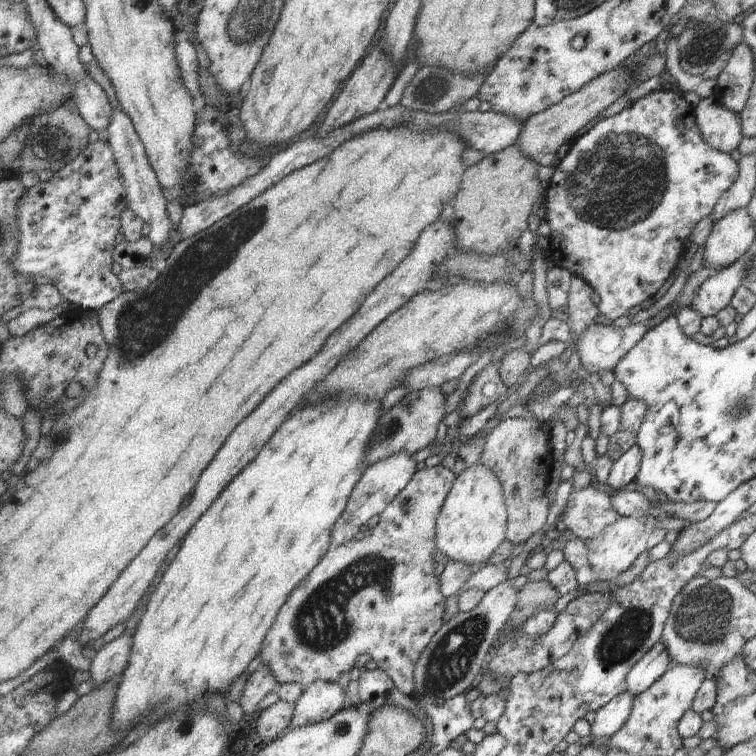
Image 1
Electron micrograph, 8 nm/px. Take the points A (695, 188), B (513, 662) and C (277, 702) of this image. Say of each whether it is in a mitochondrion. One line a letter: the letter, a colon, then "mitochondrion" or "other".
A: other
B: other
C: other

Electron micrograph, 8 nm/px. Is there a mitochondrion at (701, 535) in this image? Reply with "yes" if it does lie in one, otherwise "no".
no

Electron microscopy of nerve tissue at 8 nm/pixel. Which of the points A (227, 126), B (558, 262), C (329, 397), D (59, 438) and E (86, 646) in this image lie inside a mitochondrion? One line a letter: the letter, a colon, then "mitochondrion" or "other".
A: other
B: other
C: other
D: mitochondrion
E: other

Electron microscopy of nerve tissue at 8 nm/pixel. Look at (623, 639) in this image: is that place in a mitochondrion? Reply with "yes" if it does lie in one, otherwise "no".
yes

